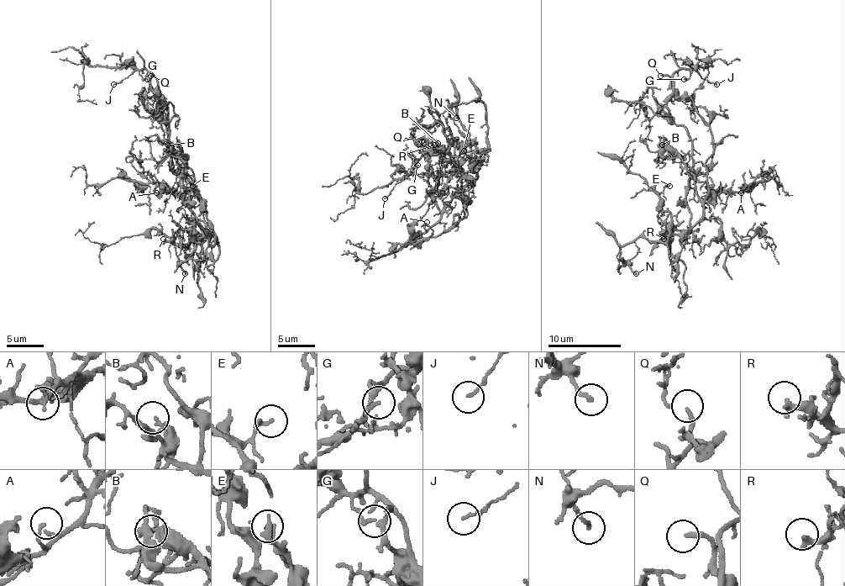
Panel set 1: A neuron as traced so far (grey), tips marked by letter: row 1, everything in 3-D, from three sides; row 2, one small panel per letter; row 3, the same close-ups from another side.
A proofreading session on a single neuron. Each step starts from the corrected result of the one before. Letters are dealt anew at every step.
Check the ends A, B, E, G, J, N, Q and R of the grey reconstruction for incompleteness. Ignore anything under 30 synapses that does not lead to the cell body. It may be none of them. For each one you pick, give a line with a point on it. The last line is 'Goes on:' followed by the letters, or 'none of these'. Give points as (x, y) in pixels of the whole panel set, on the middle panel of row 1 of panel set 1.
Q: place (422, 141)
R: place (434, 145)
Goes on: Q, R

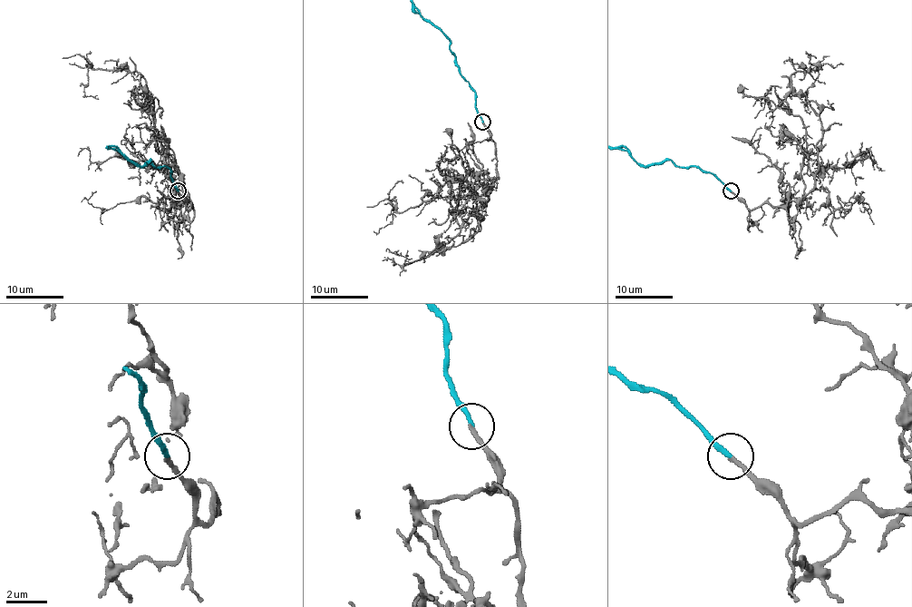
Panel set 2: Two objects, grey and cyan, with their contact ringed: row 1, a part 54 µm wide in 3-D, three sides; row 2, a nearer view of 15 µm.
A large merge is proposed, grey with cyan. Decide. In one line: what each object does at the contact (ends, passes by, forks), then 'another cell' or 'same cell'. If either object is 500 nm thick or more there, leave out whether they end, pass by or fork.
grey ends; cyan ends; same cell

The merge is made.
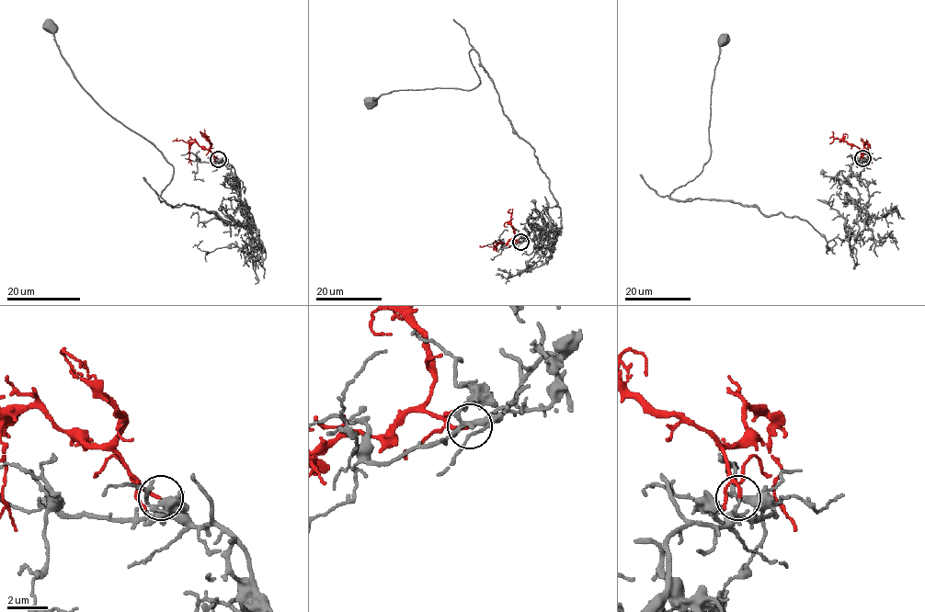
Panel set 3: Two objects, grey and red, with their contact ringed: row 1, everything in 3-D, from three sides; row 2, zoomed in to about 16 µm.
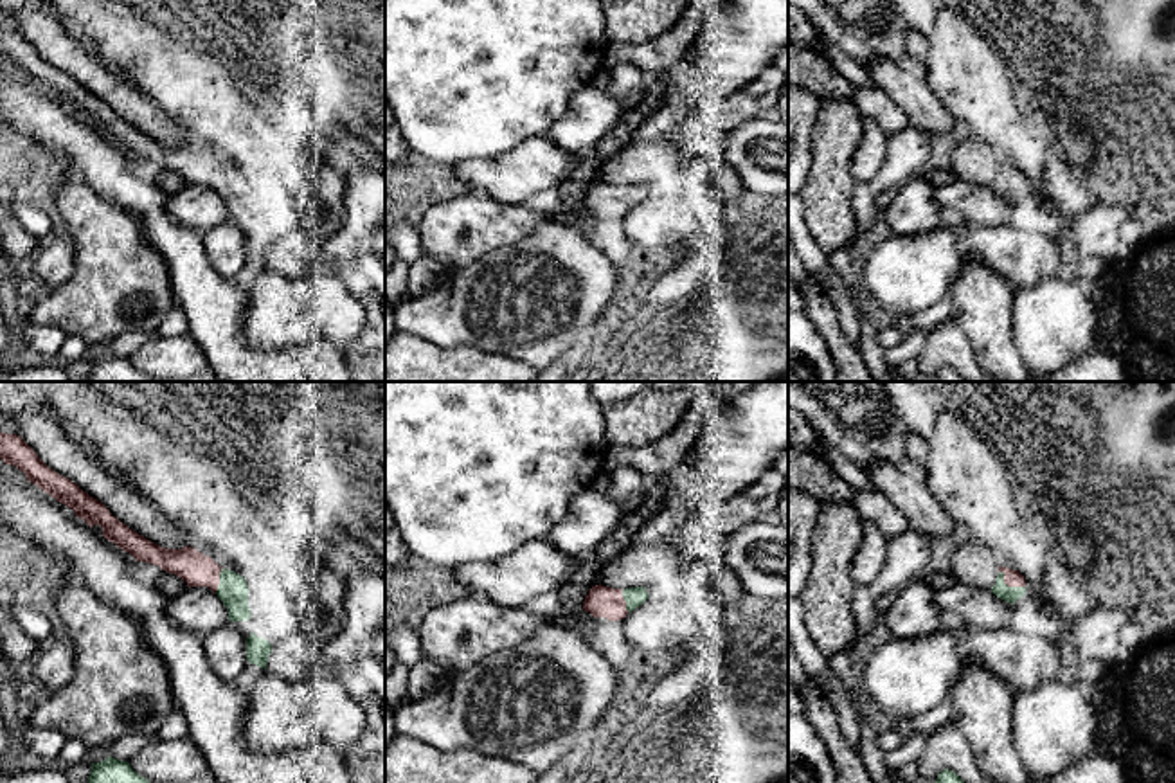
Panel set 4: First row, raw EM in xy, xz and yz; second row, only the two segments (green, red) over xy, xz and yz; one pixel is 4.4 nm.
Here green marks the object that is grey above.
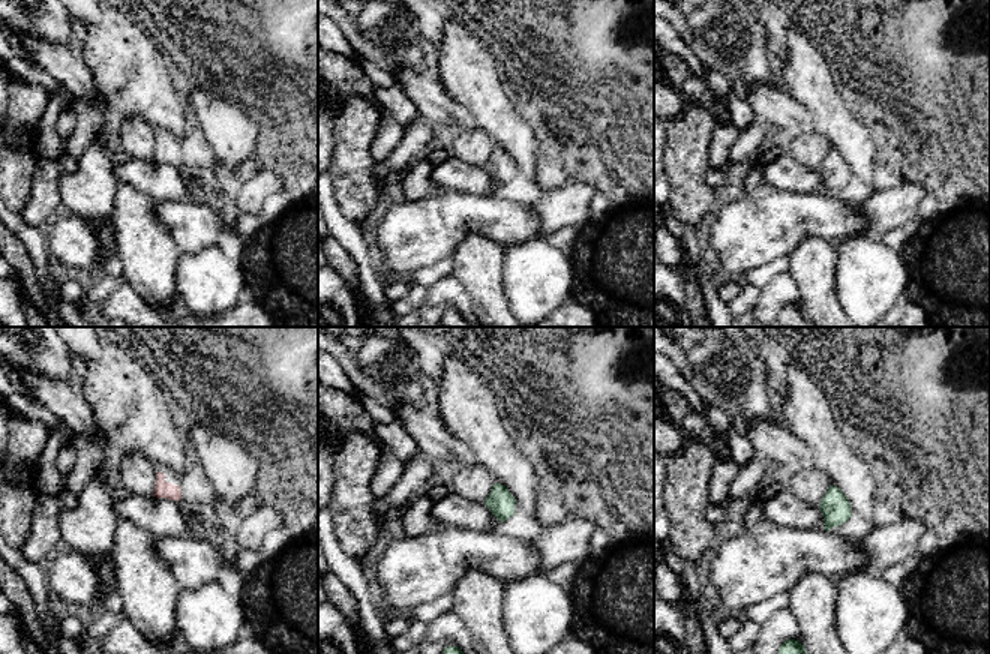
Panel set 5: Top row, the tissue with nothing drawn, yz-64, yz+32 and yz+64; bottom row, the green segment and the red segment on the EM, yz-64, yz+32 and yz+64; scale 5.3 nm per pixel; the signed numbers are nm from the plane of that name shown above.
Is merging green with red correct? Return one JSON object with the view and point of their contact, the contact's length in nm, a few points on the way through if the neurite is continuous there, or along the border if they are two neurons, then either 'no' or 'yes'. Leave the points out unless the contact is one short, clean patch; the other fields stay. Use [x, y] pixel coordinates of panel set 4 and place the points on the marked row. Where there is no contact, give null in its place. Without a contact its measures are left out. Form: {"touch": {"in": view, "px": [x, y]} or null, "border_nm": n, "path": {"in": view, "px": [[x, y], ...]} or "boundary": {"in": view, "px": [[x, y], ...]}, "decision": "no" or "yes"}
{"touch": {"in": "yz", "px": [1010, 587]}, "border_nm": 140, "path": {"in": "yz", "px": [[999, 589], [1010, 587], [1012, 578]]}, "decision": "yes"}

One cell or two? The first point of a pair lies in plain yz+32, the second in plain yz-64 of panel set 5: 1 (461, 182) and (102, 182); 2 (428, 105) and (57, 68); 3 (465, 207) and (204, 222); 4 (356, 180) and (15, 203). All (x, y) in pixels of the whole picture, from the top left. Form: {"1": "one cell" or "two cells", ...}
{"1": "two cells", "2": "one cell", "3": "one cell", "4": "one cell"}

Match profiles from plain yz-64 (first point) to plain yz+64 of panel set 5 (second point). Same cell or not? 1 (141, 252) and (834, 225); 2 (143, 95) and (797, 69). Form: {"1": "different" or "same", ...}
{"1": "different", "2": "same"}

